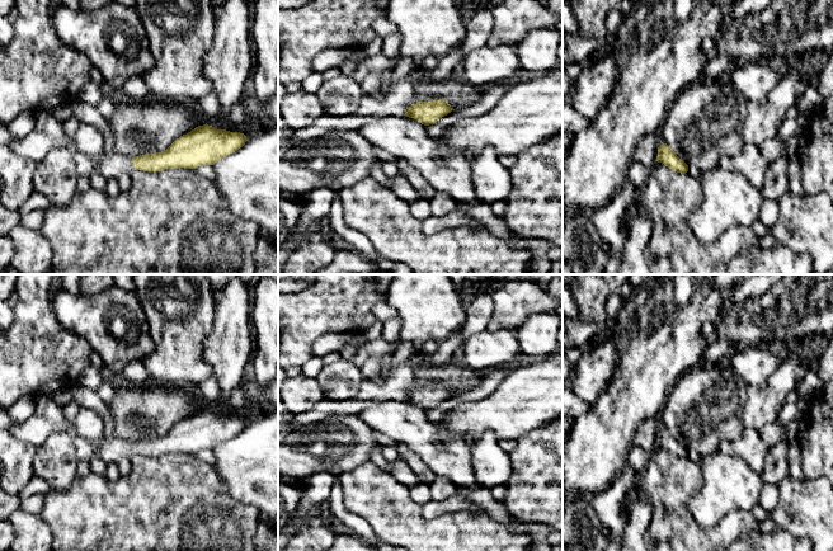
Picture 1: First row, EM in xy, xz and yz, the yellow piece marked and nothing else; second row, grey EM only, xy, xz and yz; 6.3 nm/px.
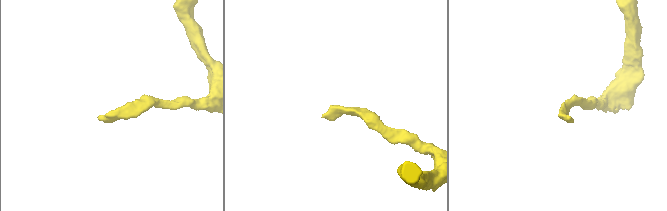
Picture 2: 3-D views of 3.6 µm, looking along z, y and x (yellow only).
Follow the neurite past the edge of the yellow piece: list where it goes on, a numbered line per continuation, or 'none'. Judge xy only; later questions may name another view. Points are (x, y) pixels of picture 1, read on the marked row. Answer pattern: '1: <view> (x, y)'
1: xy (109, 166)

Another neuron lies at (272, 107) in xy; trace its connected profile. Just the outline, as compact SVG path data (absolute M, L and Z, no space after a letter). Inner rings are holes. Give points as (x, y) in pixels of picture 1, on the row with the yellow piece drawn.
M278 91L276 96L268 102L265 117L269 123L278 122Z

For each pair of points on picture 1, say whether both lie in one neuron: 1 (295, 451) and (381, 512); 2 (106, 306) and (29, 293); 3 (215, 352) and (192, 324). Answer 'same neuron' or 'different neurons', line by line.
1: different neurons
2: different neurons
3: different neurons

